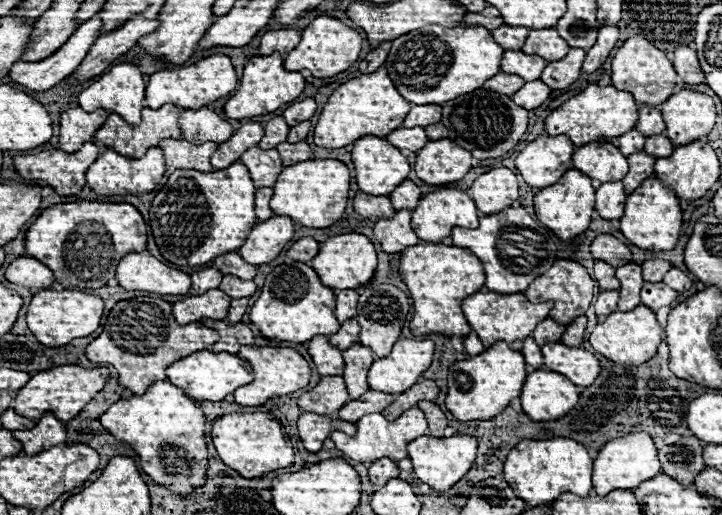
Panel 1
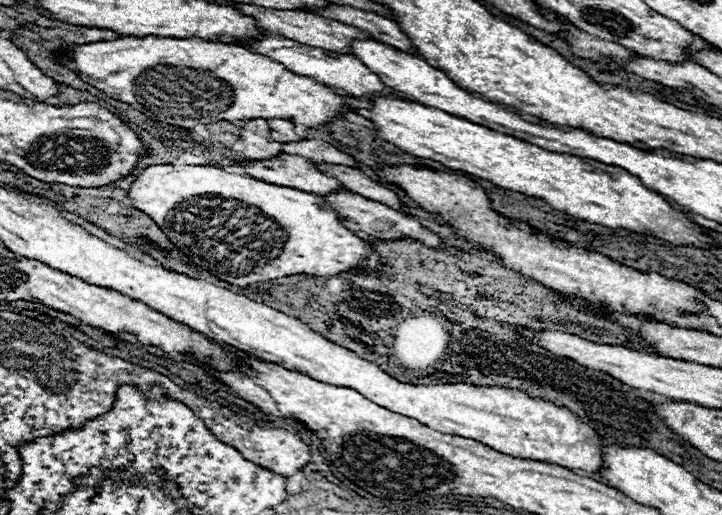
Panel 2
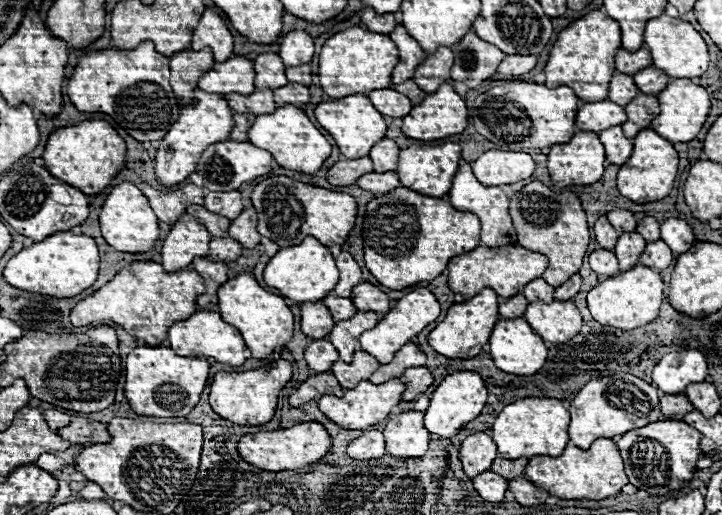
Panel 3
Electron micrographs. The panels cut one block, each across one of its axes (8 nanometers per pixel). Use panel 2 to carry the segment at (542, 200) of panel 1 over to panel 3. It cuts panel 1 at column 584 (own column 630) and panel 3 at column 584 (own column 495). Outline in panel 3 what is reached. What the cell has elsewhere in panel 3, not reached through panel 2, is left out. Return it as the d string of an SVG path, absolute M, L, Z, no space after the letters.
M576 132L566 144L554 144L548 154L548 172L554 186L594 184L604 174L604 146L594 132Z

